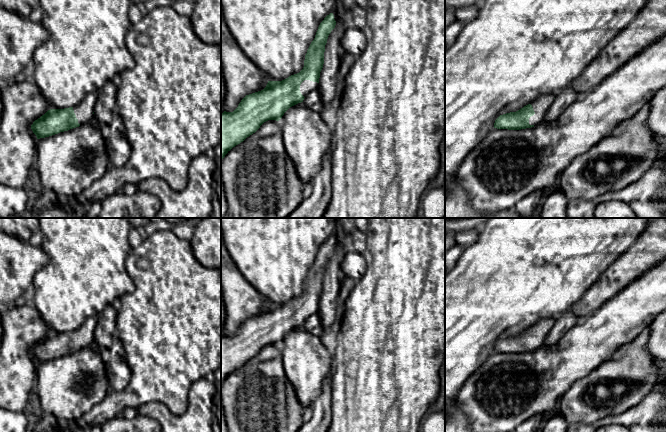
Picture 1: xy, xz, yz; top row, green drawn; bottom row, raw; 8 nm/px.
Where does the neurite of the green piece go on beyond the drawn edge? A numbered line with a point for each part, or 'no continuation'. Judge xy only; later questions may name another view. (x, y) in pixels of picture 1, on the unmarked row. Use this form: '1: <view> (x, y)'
1: xy (84, 334)

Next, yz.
1: yz (541, 329)

